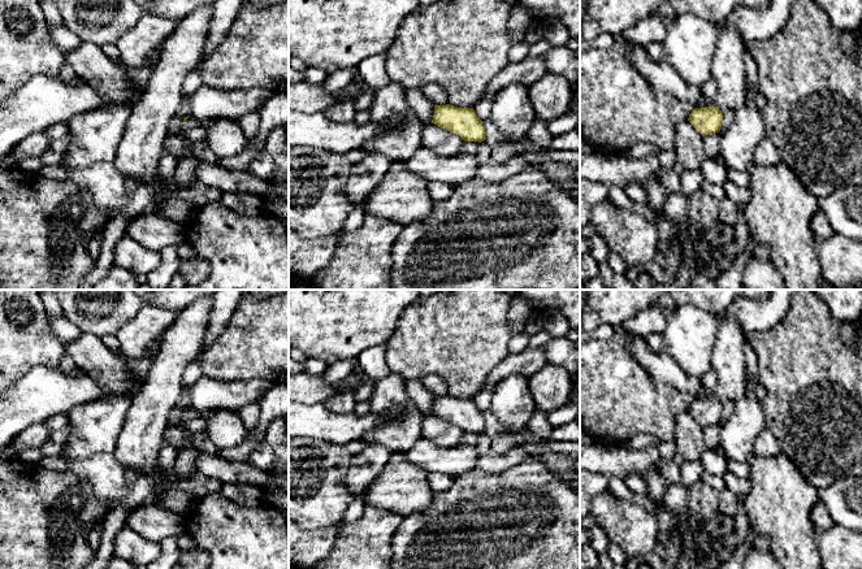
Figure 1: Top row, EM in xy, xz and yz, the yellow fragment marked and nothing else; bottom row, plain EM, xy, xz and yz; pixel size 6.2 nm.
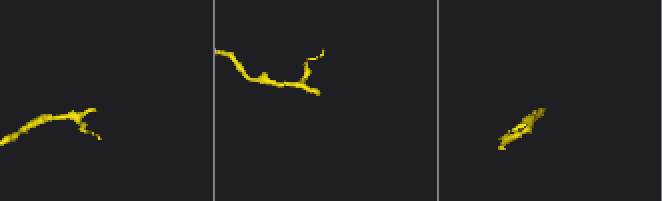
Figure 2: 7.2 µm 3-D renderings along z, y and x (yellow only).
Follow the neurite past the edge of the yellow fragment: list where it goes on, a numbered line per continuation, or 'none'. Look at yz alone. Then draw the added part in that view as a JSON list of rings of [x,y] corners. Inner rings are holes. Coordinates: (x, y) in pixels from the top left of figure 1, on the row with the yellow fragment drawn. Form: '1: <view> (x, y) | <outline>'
none

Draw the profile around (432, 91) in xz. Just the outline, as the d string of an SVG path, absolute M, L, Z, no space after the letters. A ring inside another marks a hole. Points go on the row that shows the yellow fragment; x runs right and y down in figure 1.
M430 82L421 87L423 95L434 105L446 105L449 101L447 92L434 82Z

